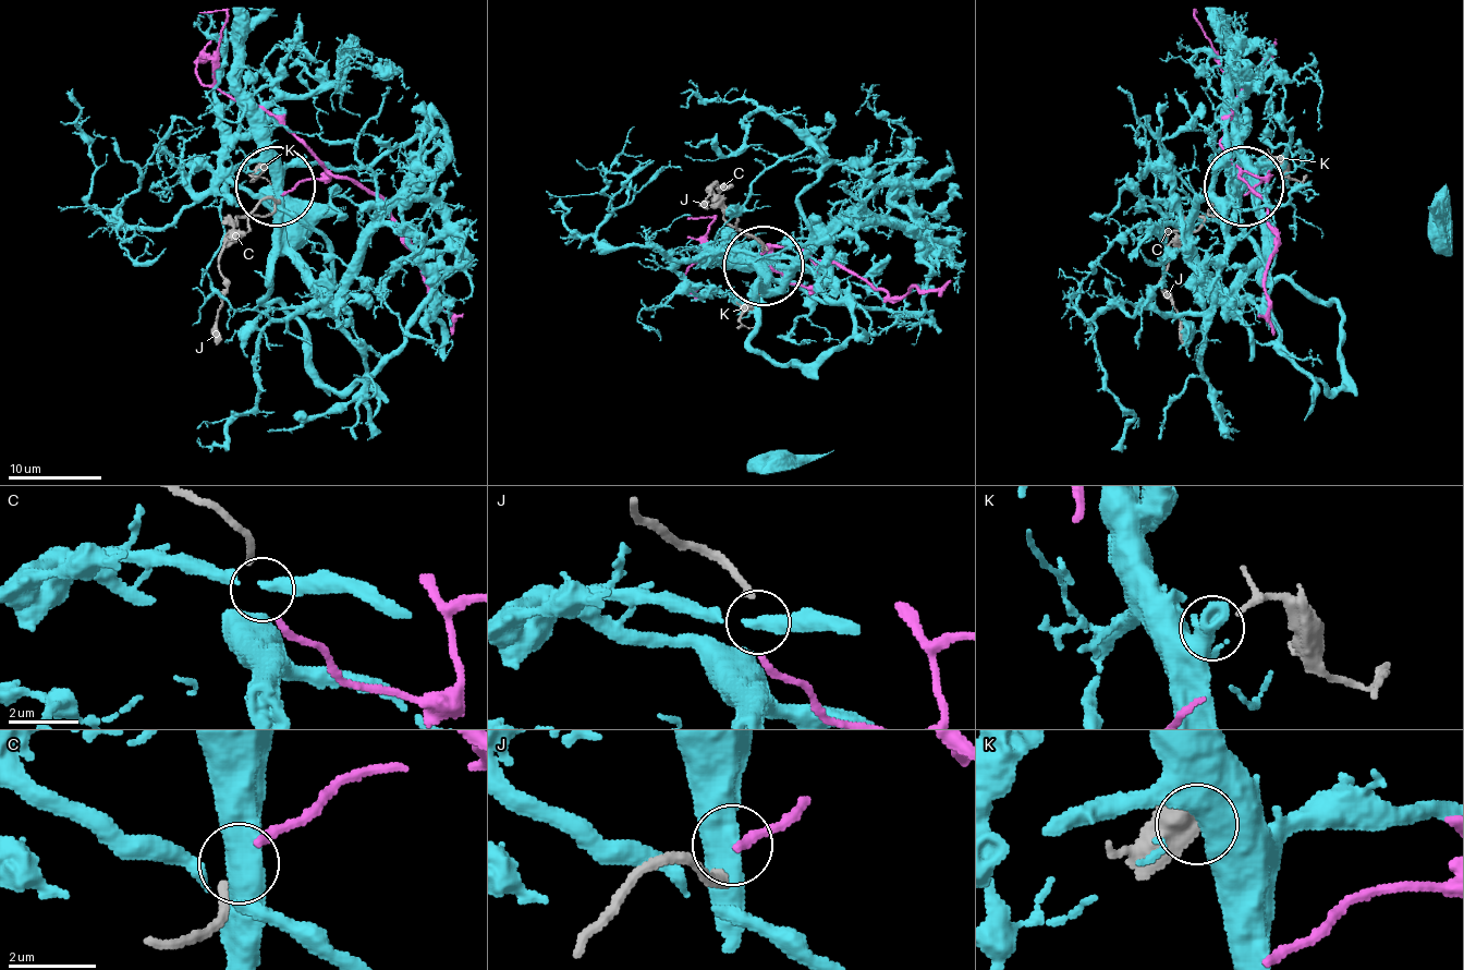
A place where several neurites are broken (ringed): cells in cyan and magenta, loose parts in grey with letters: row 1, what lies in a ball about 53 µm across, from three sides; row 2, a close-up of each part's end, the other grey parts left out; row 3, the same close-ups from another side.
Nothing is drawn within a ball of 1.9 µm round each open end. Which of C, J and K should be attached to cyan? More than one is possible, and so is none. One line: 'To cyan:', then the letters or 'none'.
To cyan: K

